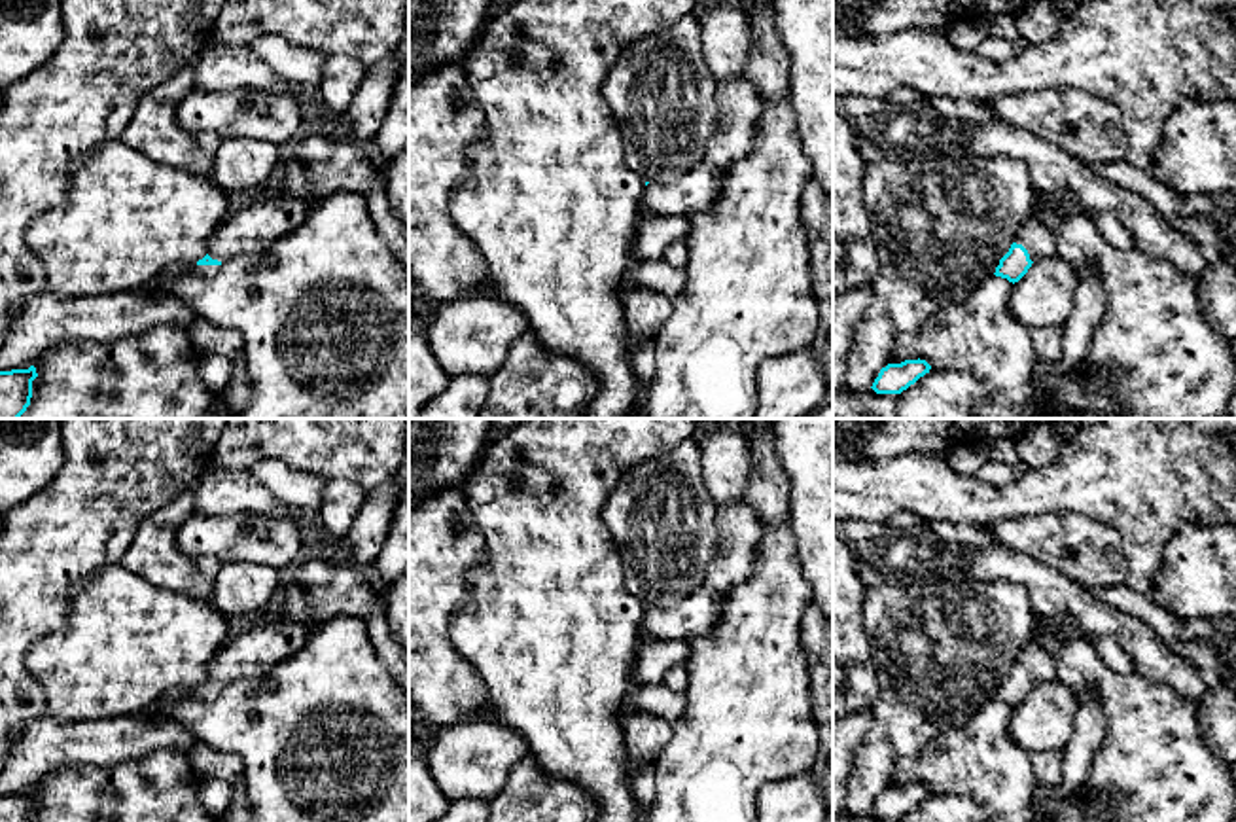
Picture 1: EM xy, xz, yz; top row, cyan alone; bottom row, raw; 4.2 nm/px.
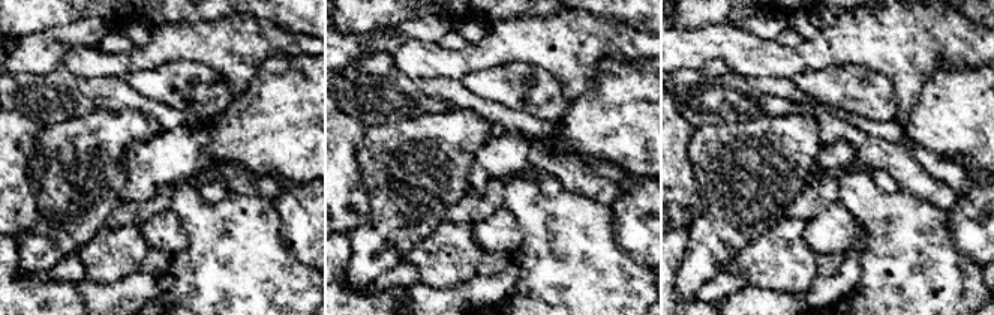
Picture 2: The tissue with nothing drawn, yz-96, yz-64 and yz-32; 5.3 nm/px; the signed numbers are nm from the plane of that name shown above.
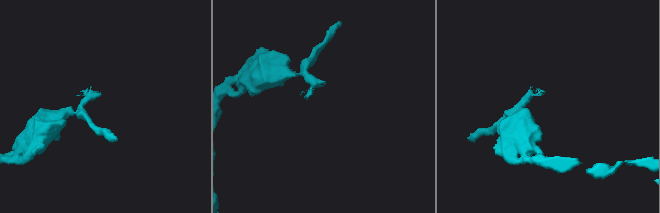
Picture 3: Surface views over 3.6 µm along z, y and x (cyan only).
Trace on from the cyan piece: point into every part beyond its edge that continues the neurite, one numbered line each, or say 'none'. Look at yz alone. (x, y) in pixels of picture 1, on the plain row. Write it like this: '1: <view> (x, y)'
1: yz (1040, 665)

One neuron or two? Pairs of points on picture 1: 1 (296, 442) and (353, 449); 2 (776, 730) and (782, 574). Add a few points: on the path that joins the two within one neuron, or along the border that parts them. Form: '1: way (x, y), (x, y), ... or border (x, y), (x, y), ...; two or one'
1: way (309, 442), (339, 442); one
2: way (776, 692), (778, 612); one

